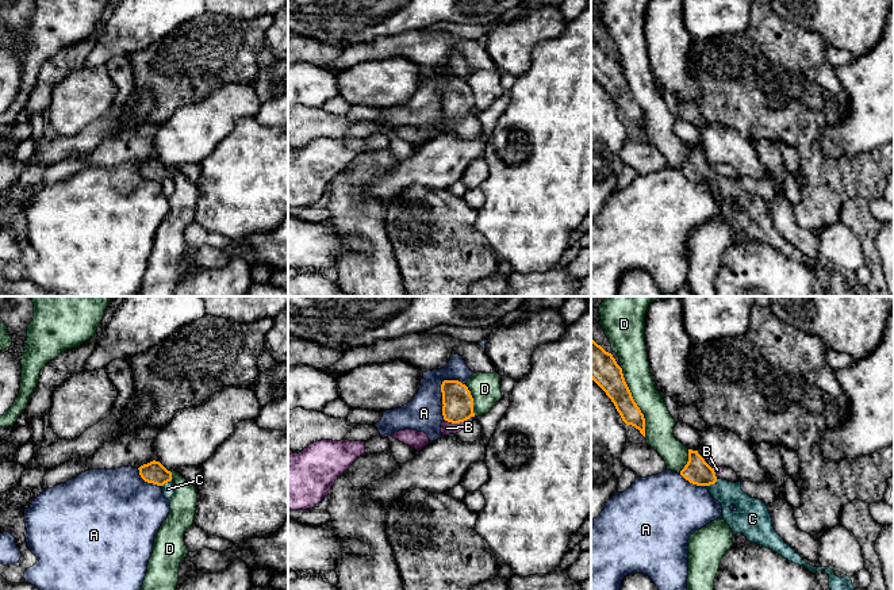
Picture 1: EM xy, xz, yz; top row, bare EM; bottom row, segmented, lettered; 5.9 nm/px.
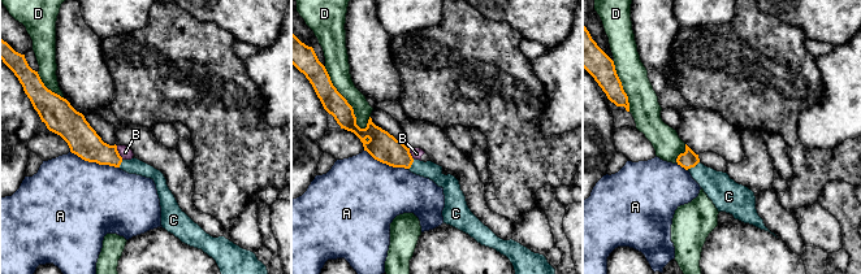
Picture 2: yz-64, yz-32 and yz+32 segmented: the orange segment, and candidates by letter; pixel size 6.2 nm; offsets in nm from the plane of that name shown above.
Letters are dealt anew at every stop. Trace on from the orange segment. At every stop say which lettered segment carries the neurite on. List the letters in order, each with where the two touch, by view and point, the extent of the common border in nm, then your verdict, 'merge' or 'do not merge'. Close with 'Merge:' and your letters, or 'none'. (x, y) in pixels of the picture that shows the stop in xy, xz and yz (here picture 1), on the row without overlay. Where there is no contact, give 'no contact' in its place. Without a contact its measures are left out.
A: meets orange in xz at (441, 88); contact 260 nm long; do not merge
B: meets orange in xz at (455, 119); contact 130 nm long; do not merge
C: meets orange in yz at (712, 180); contact 80 nm long; merge
D: meets orange in yz at (634, 99); contact 440 nm long; do not merge
Merge: C

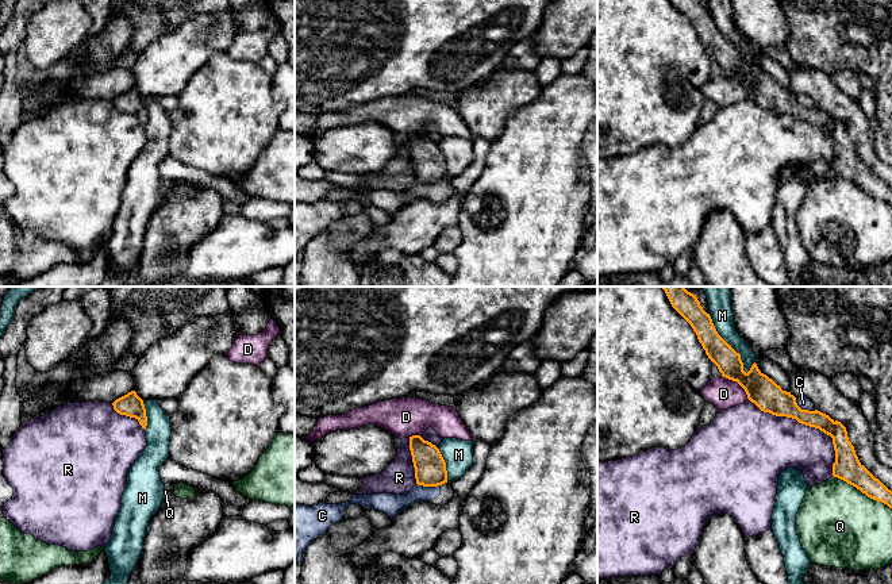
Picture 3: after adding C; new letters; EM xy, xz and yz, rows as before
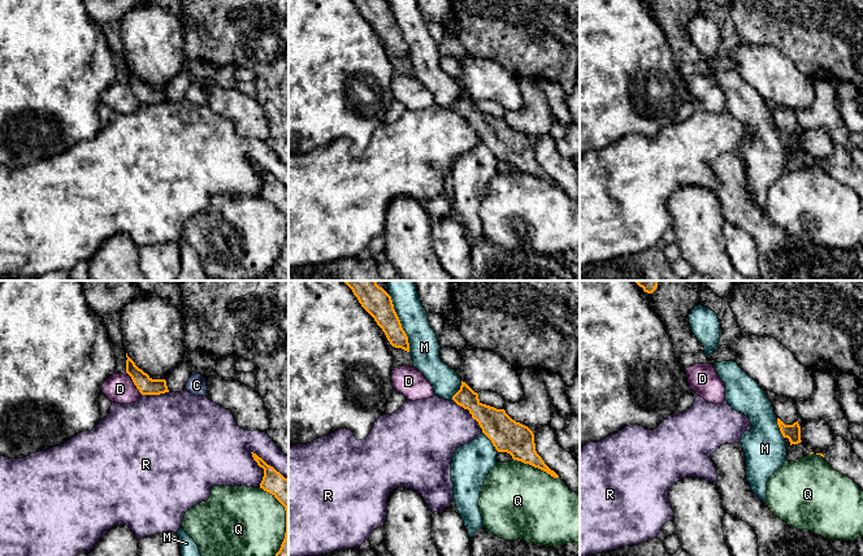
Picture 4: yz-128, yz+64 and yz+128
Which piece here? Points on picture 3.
C: meets orange in xz at (429, 183); contact 140 nm long; do not merge
D: meets orange in yz at (738, 80); contact 220 nm long; do not merge
M: meets orange in yz at (727, 41); contact 420 nm long; do not merge
Q: meets orange in yz at (862, 189); contact 400 nm long; do not merge
R: meets orange in yz at (810, 123); contact 700 nm long; do not merge
Merge: none

